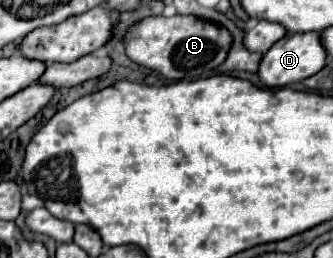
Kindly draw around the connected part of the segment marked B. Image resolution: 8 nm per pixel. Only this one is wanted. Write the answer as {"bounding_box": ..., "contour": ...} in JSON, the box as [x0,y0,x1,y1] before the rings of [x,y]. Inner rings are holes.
{"bounding_box":[122,16,232,80],"contour":[[[148,16],[132,24],[122,38],[126,56],[132,62],[152,68],[168,80],[192,80],[214,74],[214,70],[224,62],[230,42],[232,38],[226,28],[204,22],[196,16]]]}

